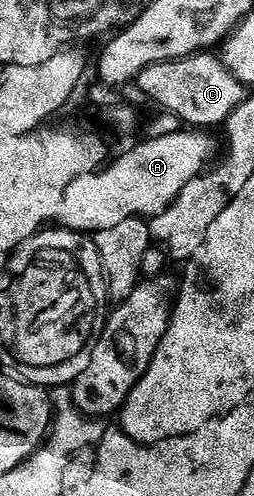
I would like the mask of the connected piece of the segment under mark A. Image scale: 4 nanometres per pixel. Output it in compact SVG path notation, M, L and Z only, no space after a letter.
M181 130L176 134L146 138L143 144L128 149L119 160L111 159L101 170L77 176L66 187L58 204L57 223L79 234L97 234L133 216L160 215L184 186L205 173L215 159L214 144L206 136L209 135L202 130Z

